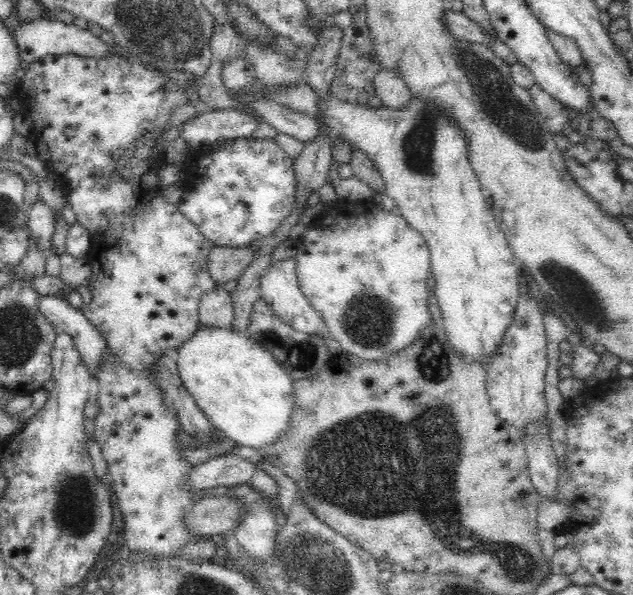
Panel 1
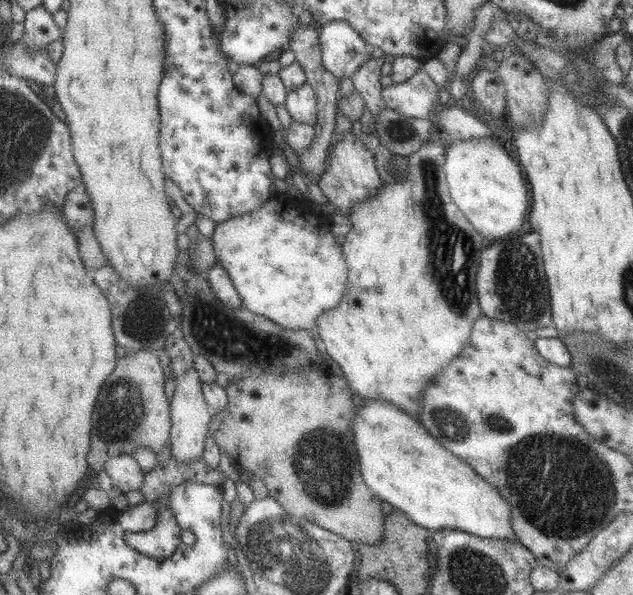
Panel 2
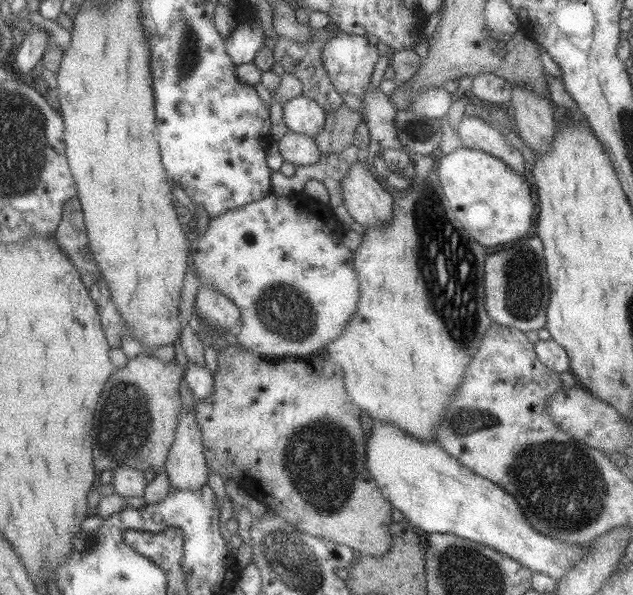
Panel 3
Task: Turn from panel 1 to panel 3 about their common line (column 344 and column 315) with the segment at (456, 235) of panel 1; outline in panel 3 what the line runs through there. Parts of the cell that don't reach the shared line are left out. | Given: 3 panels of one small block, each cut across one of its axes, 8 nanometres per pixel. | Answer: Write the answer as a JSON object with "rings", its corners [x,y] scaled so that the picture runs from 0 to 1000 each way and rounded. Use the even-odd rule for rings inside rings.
{"rings":[[[476,158],[450,170],[445,190],[453,218],[496,235],[510,218],[517,188],[496,168]]]}

